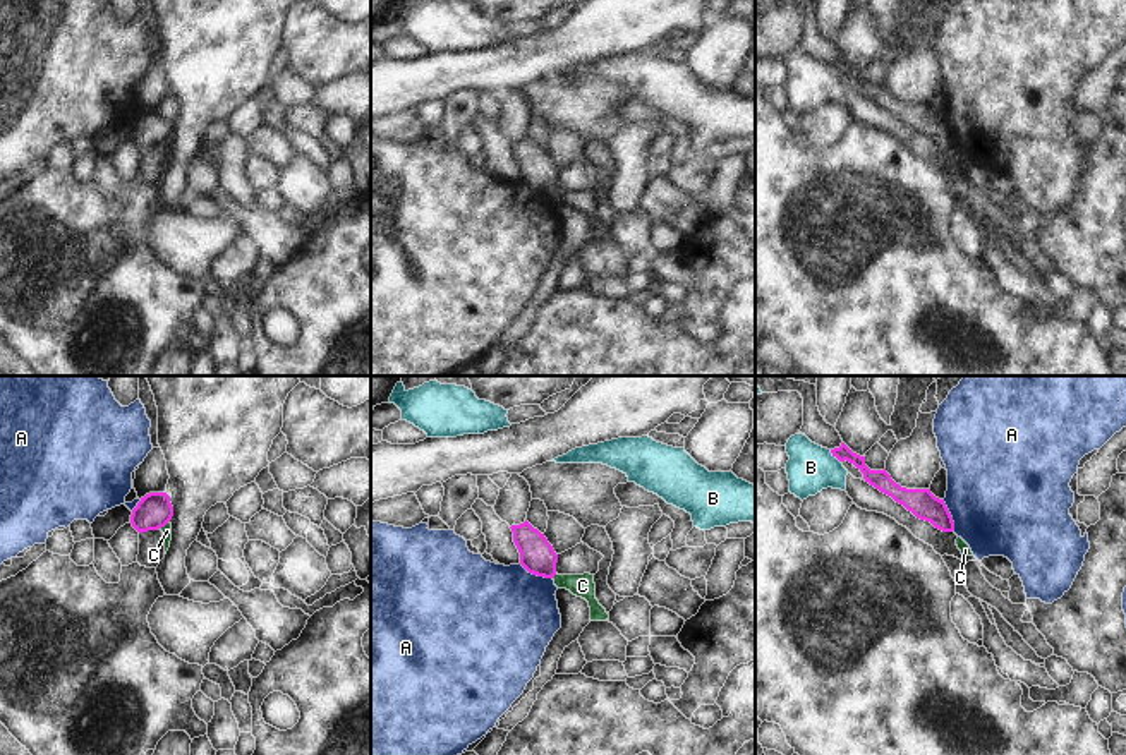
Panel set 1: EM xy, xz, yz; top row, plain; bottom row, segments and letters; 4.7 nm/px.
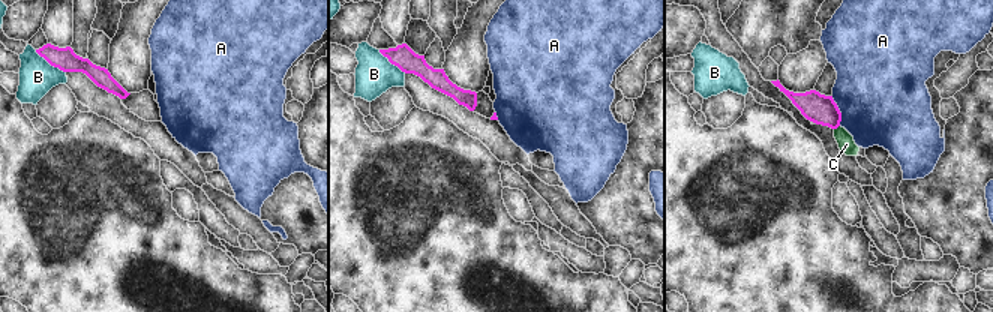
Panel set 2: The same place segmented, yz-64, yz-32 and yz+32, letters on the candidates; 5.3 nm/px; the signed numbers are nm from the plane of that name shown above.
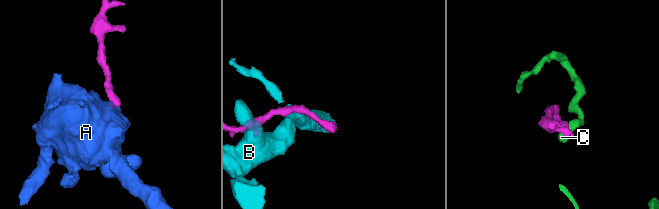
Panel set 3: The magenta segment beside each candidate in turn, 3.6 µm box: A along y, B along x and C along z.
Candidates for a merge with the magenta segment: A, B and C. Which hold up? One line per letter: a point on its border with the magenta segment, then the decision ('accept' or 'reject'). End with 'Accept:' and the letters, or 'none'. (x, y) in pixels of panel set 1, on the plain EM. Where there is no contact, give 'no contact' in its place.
A: xz (536, 189) | reject
B: yz (835, 71) | reject
C: xy (163, 141) | reject
Accept: none

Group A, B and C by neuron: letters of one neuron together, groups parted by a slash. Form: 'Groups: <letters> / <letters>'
Groups: A / B / C

